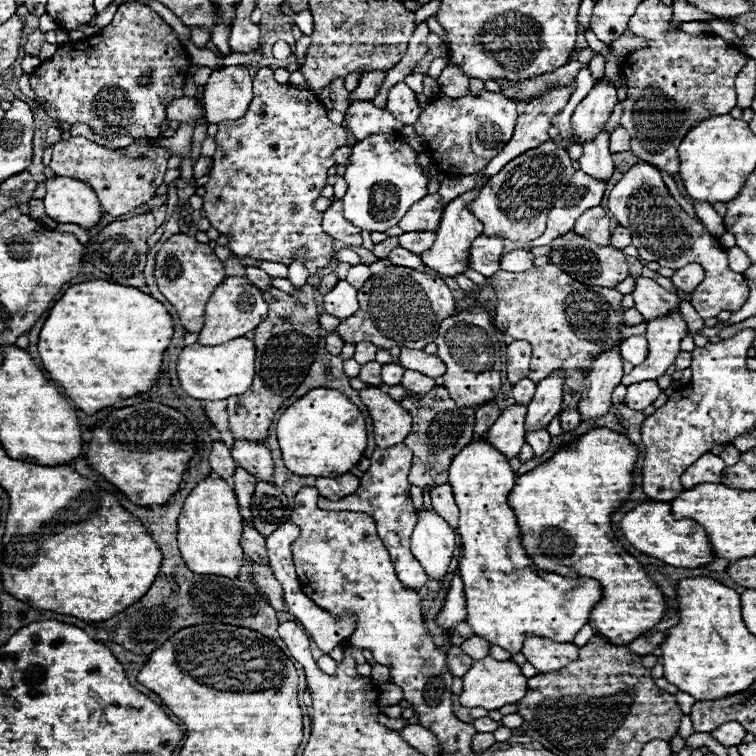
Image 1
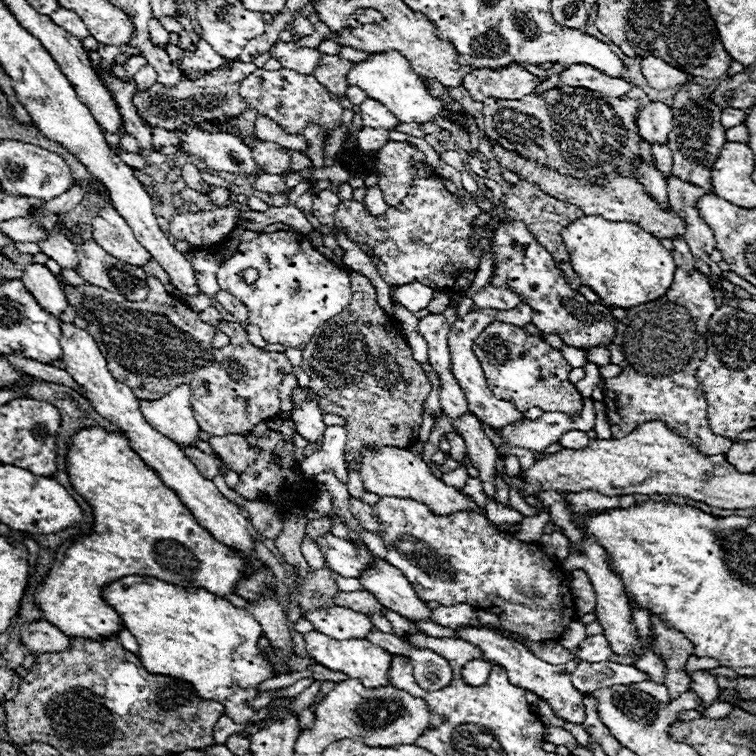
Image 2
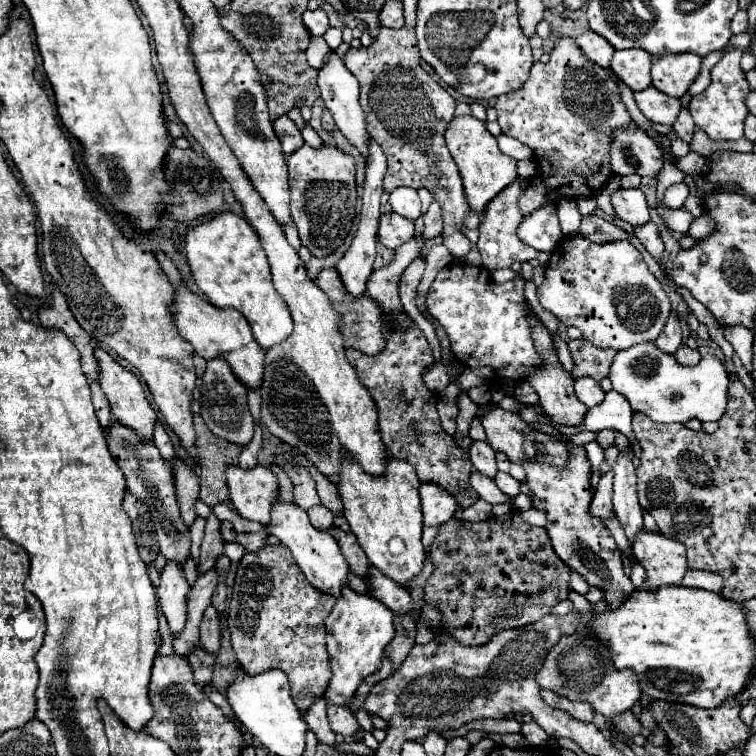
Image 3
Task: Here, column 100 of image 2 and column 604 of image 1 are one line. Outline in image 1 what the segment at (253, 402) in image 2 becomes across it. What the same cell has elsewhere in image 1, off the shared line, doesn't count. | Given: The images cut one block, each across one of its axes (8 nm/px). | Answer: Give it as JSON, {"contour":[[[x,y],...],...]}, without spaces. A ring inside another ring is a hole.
{"contour":[[[546,264],[546,266],[532,266],[528,272],[512,274],[498,270],[492,278],[490,284],[496,292],[496,328],[502,334],[512,336],[514,340],[524,340],[532,344],[532,364],[530,364],[530,374],[528,378],[534,380],[536,384],[548,376],[552,376],[556,370],[564,372],[564,398],[562,398],[562,410],[576,410],[580,396],[582,396],[582,380],[588,376],[592,370],[592,362],[598,354],[610,350],[612,346],[618,348],[624,340],[620,326],[628,326],[624,322],[624,306],[618,290],[612,288],[596,288],[596,286],[586,286],[580,284],[578,280],[572,280],[564,270],[560,270],[556,264]]]}

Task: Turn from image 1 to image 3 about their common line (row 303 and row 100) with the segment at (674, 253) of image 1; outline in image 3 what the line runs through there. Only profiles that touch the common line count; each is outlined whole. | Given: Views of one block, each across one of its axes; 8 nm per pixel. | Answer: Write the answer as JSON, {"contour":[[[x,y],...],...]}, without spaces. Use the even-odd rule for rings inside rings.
{"contour":[[[742,50],[726,52],[726,56],[718,64],[714,64],[710,72],[710,86],[702,94],[694,96],[690,102],[690,114],[694,118],[694,124],[702,128],[710,140],[740,140],[744,136],[744,118],[748,116],[744,100],[750,92],[750,86],[740,68],[740,56]]]}

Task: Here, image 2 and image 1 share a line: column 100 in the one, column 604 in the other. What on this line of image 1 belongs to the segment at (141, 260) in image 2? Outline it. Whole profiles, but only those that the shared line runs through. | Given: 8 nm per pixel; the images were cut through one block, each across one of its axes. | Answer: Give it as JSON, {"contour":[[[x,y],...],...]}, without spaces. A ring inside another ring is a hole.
{"contour":[[[596,206],[596,208],[590,208],[588,212],[584,212],[576,220],[574,232],[578,236],[584,236],[584,238],[592,240],[592,244],[596,244],[596,246],[608,246],[610,218],[606,216],[606,210],[602,206]]]}

